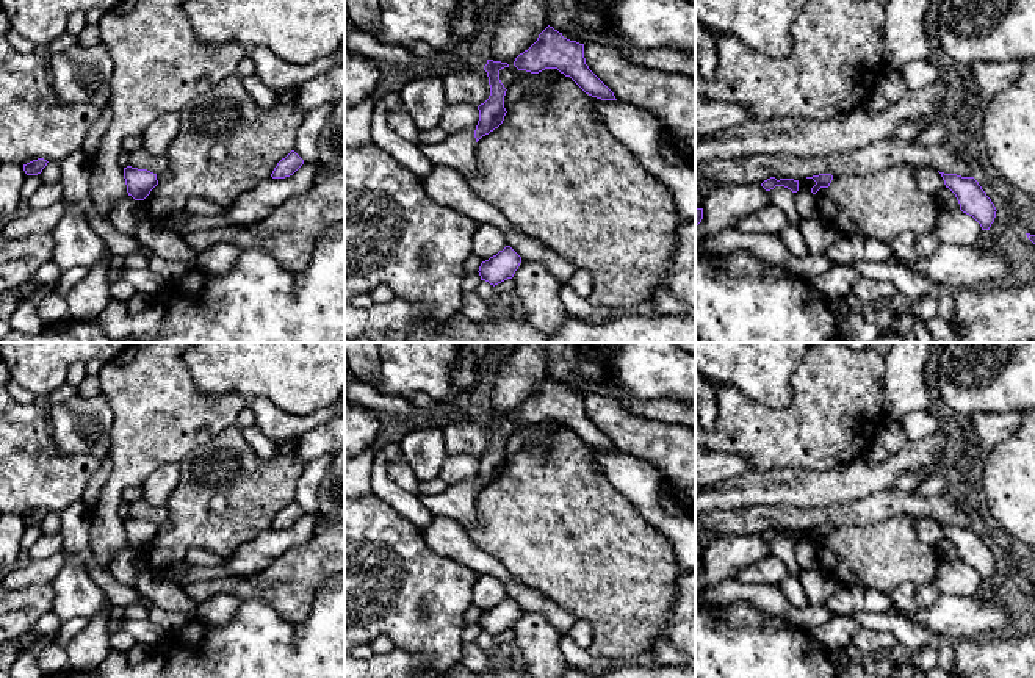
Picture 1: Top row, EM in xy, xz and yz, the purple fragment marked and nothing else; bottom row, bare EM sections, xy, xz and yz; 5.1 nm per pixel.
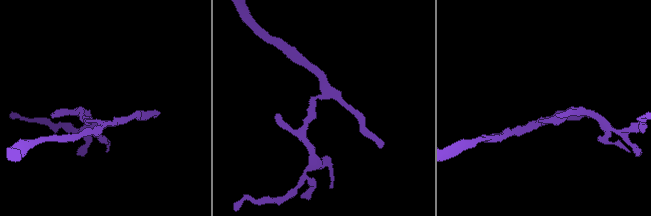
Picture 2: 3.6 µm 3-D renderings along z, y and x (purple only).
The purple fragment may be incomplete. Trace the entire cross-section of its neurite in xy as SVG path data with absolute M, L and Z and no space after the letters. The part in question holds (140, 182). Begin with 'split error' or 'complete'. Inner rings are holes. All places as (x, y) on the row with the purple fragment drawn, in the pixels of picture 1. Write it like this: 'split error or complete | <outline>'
complete | M132 166L124 168L124 179L127 185L127 193L135 200L144 200L158 185L157 174Z

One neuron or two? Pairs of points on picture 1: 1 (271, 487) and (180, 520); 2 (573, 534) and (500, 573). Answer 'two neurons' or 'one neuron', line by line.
1: one neuron
2: two neurons

